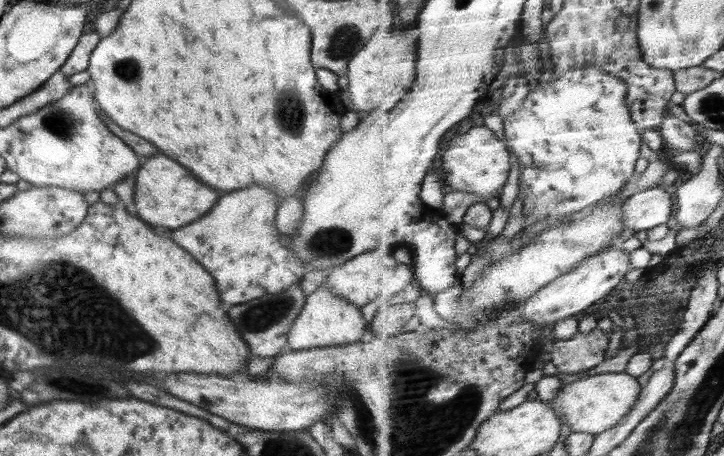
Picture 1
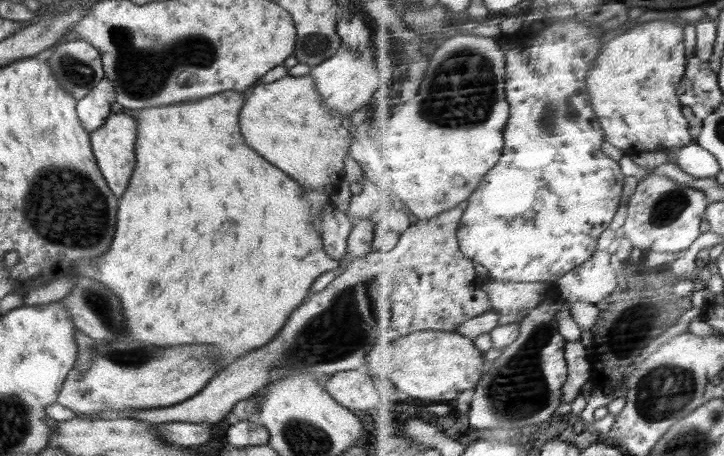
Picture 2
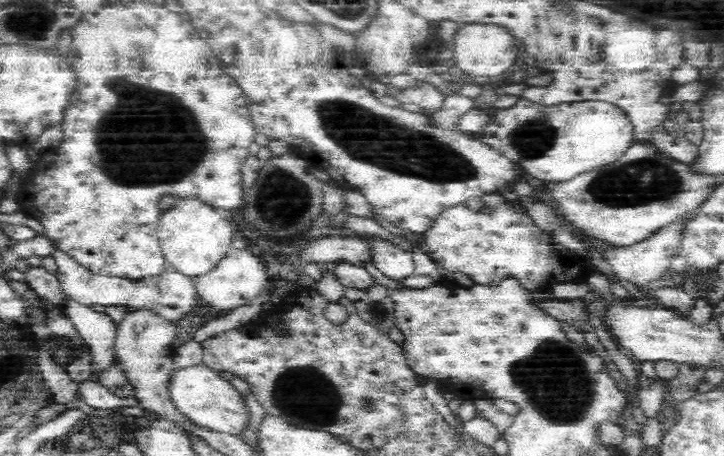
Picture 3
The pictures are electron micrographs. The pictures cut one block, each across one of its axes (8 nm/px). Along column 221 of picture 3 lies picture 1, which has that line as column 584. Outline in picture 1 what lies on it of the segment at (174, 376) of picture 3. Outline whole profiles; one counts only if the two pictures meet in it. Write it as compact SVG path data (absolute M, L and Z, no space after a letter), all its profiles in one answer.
M626 371L600 373L565 384L551 404L559 412L563 424L572 426L571 430L599 435L624 421L624 418L632 413L632 409L636 408L642 393L643 387L640 386L638 377Z

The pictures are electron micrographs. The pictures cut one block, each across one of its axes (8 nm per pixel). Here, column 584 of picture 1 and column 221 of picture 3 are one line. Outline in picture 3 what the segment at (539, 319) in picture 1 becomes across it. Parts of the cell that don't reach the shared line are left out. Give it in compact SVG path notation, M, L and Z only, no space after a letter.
M232 248L232 252L220 262L219 266L216 266L216 270L192 279L197 296L200 296L210 308L216 311L226 310L228 313L251 304L256 296L260 296L266 290L269 281L265 267L256 255L250 251L238 251Z

